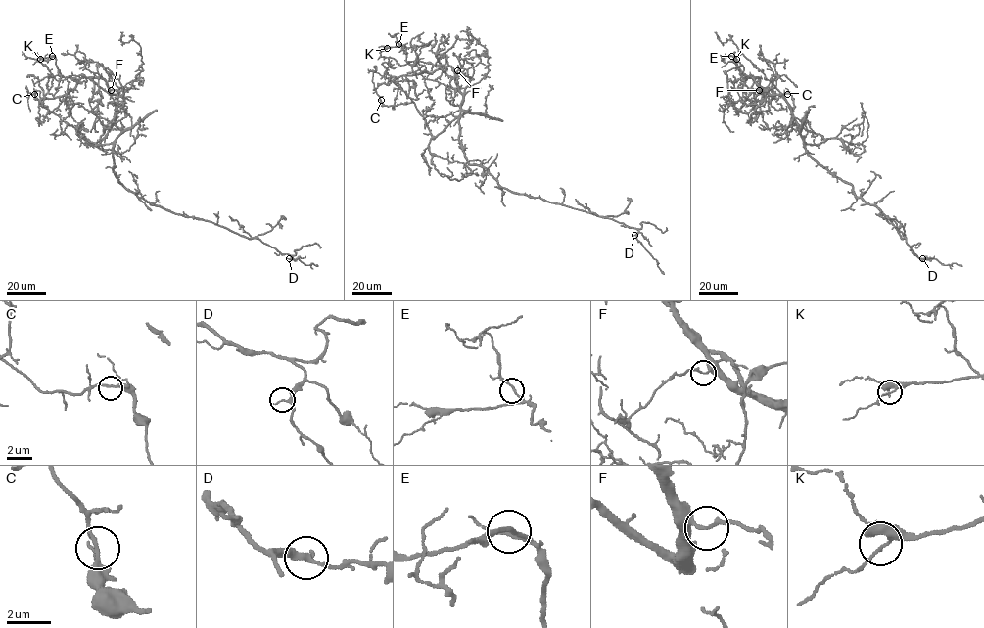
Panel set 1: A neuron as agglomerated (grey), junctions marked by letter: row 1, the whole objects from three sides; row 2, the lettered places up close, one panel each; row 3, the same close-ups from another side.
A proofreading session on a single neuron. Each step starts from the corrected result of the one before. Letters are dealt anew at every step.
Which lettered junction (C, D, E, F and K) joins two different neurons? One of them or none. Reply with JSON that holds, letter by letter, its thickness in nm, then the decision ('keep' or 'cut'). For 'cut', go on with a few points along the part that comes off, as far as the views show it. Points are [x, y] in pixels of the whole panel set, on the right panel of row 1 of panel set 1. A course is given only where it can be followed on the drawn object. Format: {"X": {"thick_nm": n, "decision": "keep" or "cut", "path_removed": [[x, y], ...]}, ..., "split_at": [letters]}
{"C": {"thick_nm": 200, "decision": "keep"}, "D": {"thick_nm": 200, "decision": "keep"}, "E": {"thick_nm": 160, "decision": "keep"}, "F": {"thick_nm": 160, "decision": "cut", "path_removed": [[759, 90], [766, 88], [750, 122]]}, "K": {"thick_nm": 160, "decision": "keep"}, "split_at": ["F"]}

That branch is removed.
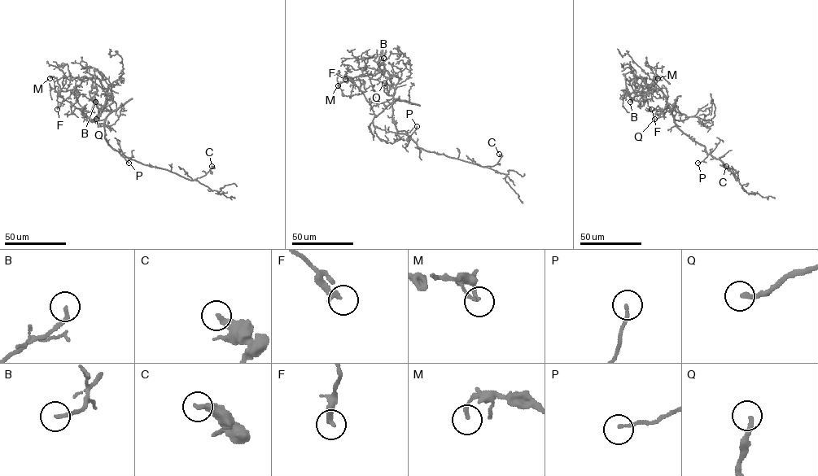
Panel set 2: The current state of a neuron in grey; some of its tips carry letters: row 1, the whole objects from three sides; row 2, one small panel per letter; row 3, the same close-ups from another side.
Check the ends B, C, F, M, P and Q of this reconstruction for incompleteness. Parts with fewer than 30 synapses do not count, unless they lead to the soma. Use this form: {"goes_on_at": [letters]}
{"goes_on_at": ["Q"]}

